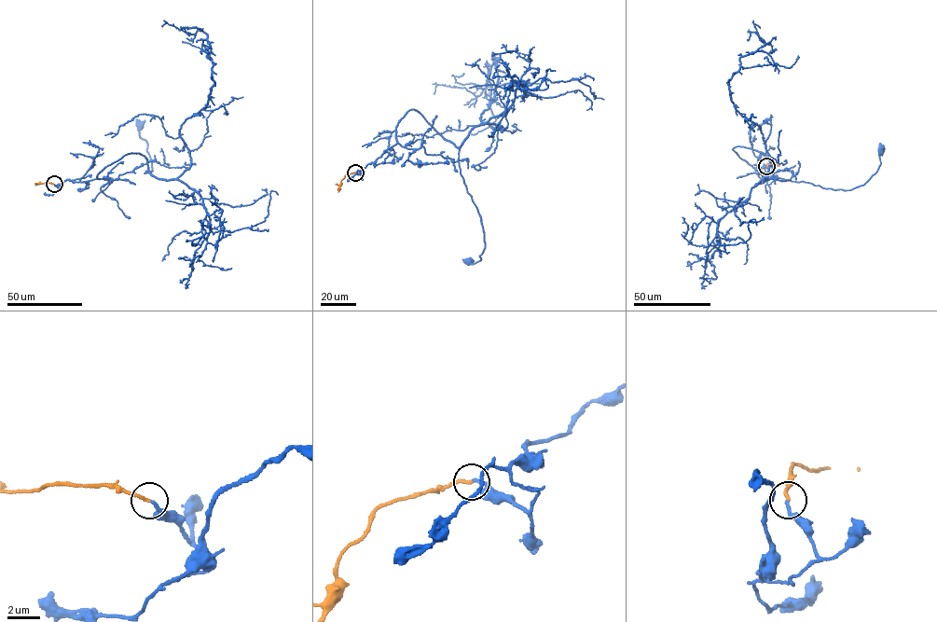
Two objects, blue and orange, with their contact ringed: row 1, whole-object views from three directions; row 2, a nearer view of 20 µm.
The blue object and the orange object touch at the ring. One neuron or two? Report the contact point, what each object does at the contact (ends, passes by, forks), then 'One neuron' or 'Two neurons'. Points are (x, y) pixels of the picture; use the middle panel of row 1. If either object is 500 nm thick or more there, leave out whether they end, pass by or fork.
Place: (355, 172). At the ring blue ends. At the ring orange ends. One neuron

